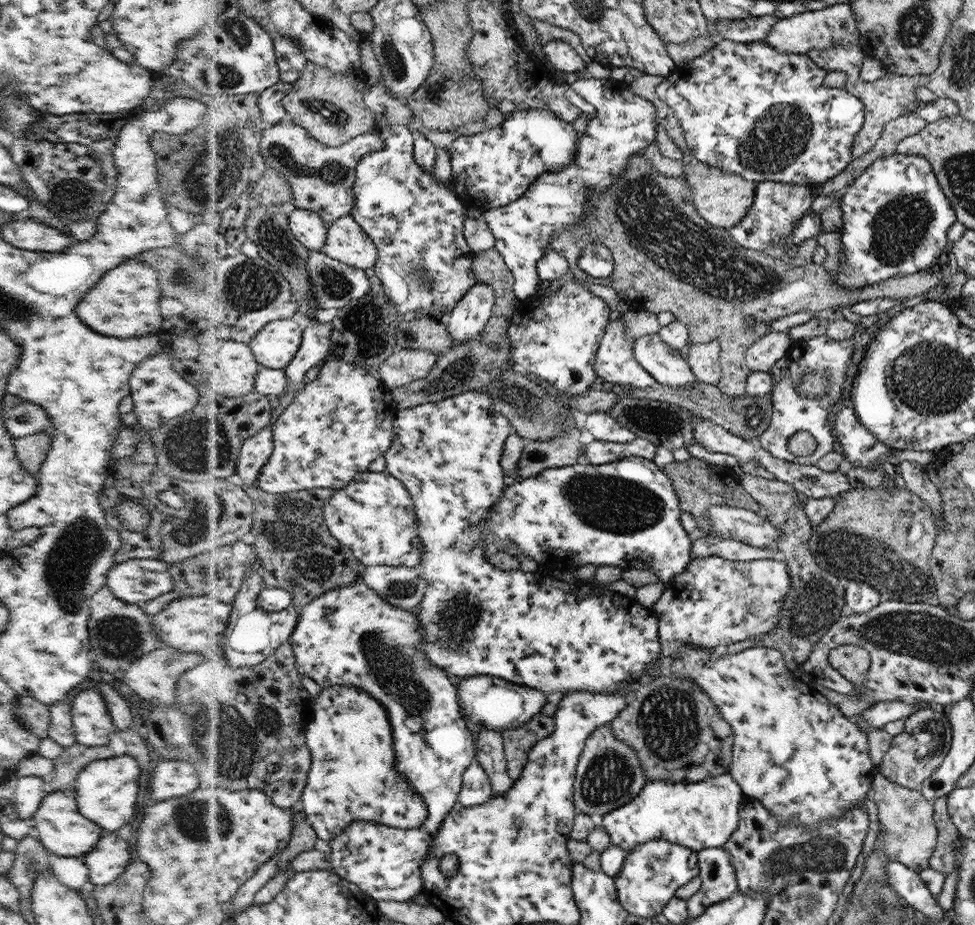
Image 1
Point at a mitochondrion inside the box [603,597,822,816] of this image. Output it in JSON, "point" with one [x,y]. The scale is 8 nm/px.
{"point":[668,718]}

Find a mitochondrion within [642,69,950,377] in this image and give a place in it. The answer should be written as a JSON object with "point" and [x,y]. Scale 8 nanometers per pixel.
{"point":[777,139]}

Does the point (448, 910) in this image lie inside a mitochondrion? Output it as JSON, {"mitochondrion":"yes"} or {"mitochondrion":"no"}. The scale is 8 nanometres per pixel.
{"mitochondrion":"no"}

